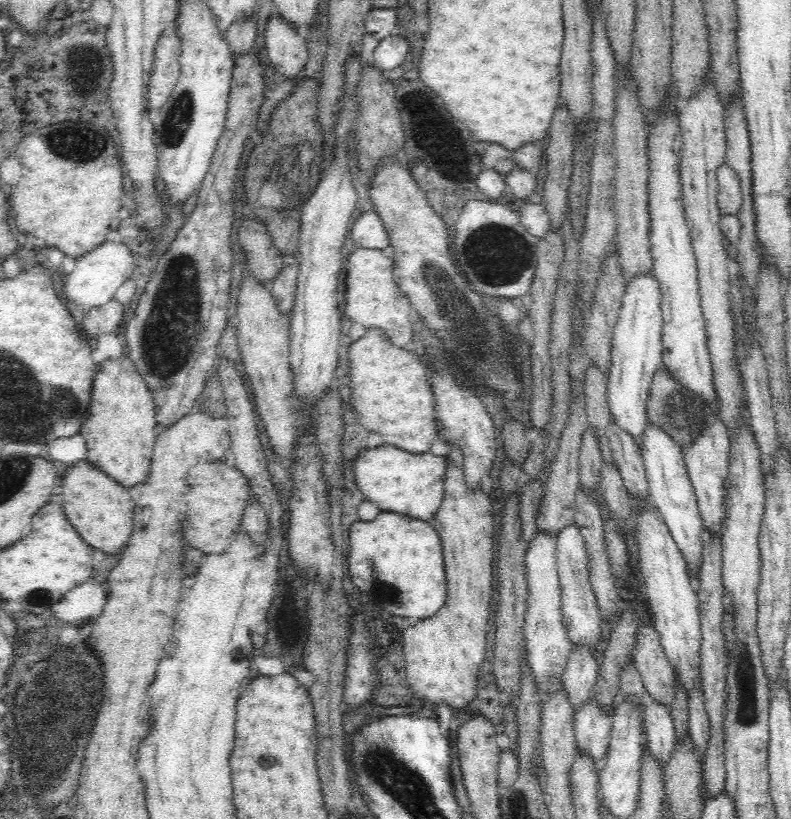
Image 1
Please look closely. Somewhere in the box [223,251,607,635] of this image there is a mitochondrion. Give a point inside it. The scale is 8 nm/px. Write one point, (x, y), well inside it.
(469, 330)

